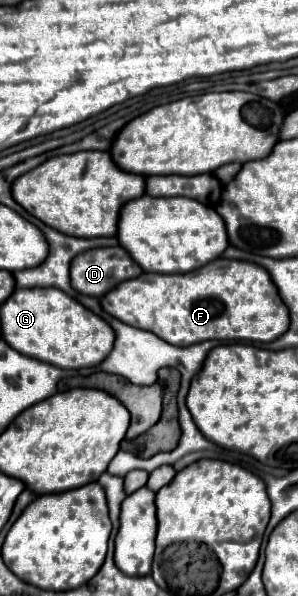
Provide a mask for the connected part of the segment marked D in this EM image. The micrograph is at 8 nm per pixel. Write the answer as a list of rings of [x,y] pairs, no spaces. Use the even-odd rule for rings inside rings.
[[[122,247],[88,249],[70,263],[70,285],[90,297],[102,297],[118,283],[134,279],[142,269]]]

